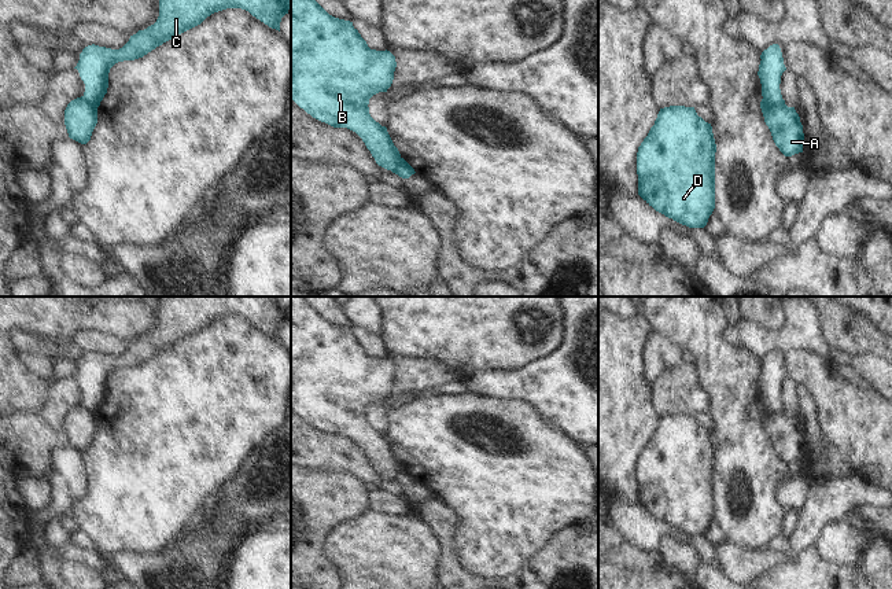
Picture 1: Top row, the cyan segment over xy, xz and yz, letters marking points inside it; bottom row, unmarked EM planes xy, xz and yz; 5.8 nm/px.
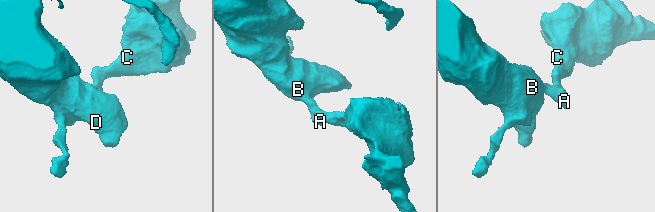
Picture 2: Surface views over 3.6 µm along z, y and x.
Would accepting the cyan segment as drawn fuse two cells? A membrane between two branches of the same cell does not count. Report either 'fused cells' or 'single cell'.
fused cells

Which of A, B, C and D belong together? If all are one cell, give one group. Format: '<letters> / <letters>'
A B D / C

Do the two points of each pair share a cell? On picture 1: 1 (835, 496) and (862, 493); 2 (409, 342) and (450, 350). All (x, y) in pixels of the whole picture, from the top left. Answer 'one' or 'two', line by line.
1: one
2: one

